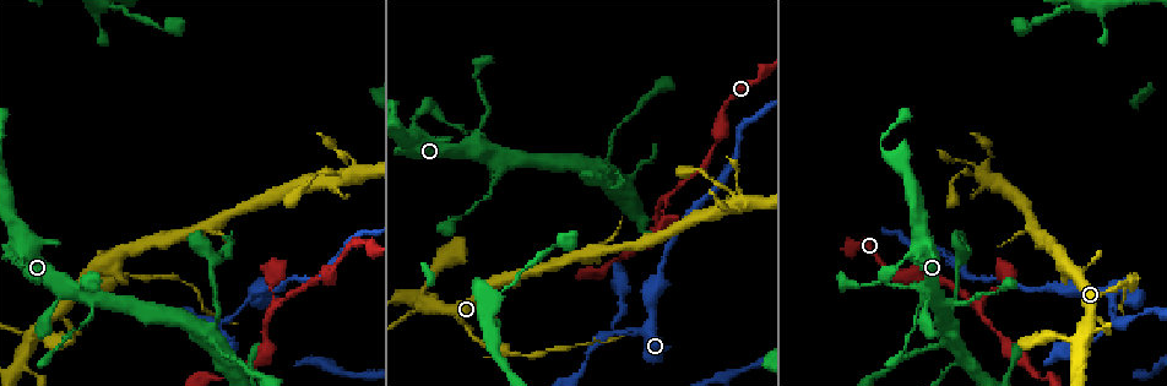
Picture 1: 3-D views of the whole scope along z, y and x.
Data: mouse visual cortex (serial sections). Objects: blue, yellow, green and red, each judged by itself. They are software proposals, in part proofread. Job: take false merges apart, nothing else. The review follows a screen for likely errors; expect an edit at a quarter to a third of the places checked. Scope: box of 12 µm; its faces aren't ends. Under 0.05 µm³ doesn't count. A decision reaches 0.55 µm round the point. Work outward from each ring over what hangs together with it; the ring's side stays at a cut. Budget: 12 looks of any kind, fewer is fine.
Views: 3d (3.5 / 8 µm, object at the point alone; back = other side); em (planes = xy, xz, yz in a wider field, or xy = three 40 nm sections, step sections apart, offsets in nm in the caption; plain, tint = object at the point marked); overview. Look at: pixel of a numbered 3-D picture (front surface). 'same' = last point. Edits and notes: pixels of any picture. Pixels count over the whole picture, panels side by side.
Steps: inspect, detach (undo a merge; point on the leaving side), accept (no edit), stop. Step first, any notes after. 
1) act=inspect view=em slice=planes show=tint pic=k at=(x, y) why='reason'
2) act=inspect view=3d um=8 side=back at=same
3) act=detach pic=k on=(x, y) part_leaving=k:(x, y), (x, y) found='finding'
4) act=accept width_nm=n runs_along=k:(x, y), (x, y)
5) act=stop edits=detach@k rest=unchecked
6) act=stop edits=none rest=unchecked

act=inspect view=3d um=3.5 pic=1 at=(26, 341) why='four-way junction'

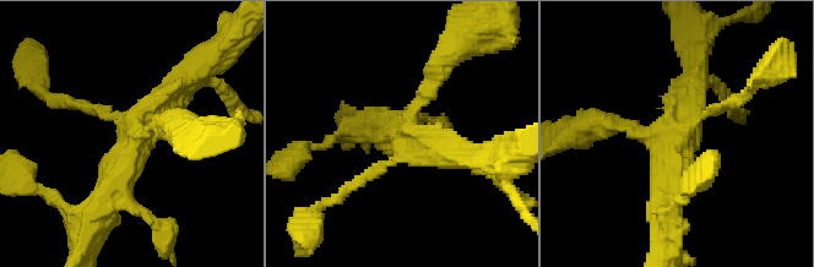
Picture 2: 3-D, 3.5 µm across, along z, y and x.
act=inspect view=em slice=xy step=2 show=tint pic=2 at=(676, 135) why='need the tissue'

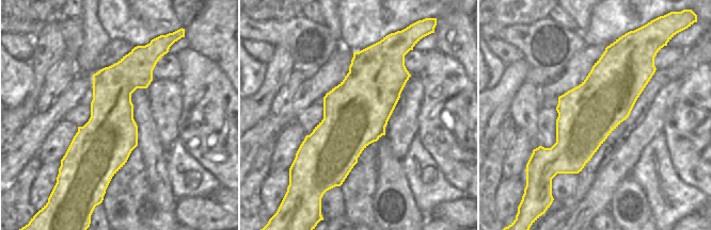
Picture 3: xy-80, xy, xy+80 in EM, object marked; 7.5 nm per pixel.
act=accept arm_widths_nm=150,150,350,350 found='all the same cell'

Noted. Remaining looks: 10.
act=inspect view=3d um=3.5 pic=1 at=(86, 320) why='narrows sharply'

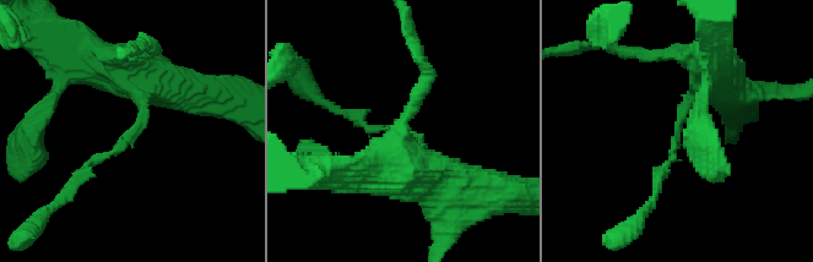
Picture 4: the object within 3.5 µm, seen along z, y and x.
act=inspect view=em slice=planes show=tint pic=4 at=(125, 141) arm_widths_nm=150,250

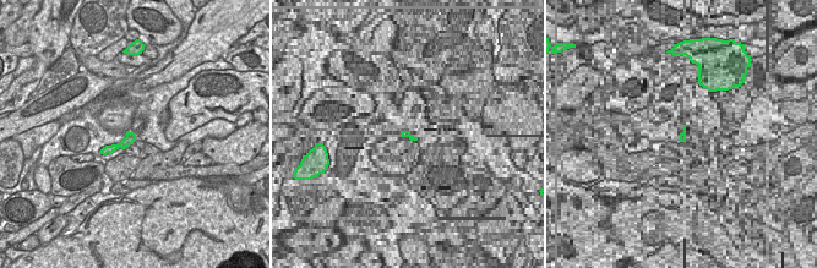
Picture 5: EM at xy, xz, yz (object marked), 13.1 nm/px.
act=accept width_nm=140 runs_along=5:(132, 136), (123, 145), (103, 151) found='all the same cell'

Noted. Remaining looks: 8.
act=inspect view=3d um=3.5 pic=1 at=(272, 307) why='thin neck'

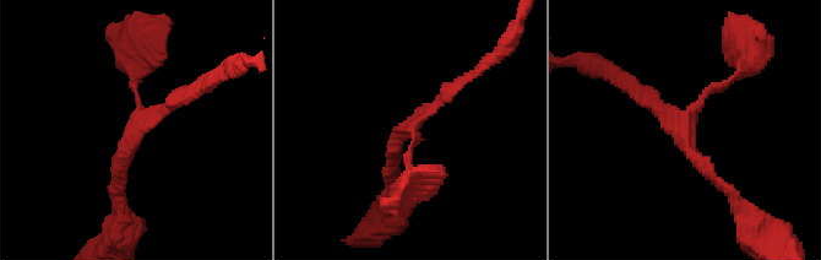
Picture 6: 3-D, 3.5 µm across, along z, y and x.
act=inspect view=em slice=xy step=5 show=tint pic=6 at=(415, 123) arms=3 arm_widths_nm=100,150,200

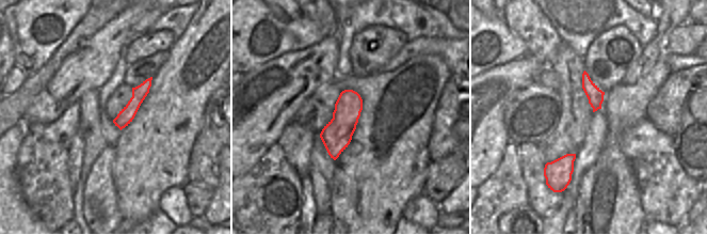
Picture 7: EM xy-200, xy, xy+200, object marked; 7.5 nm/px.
act=accept width_nm=220 runs_along=7:(148, 81), (130, 110), (117, 123) found='one cell here'

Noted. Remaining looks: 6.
act=inspect view=3d um=8 pic=1 at=(604, 168) why='small branch off a trunk'

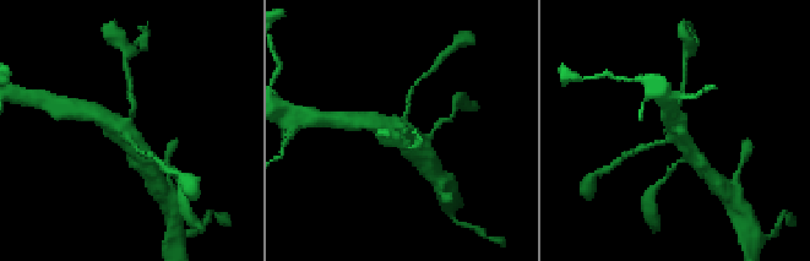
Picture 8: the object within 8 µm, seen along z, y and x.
act=inspect view=em slice=xy step=3 show=tint pic=8 at=(403, 126) arms=4 arm_widths_nm=150,150,450,500

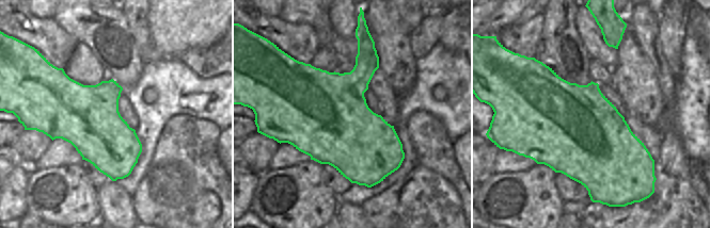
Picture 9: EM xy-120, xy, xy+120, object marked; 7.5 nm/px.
act=accept runs_along=8:(91, 113), (128, 134), (140, 153) found='continuous, no second cell'

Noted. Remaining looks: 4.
act=inspect view=3d um=3.5 pic=1 at=(221, 319) why='sharp bend'

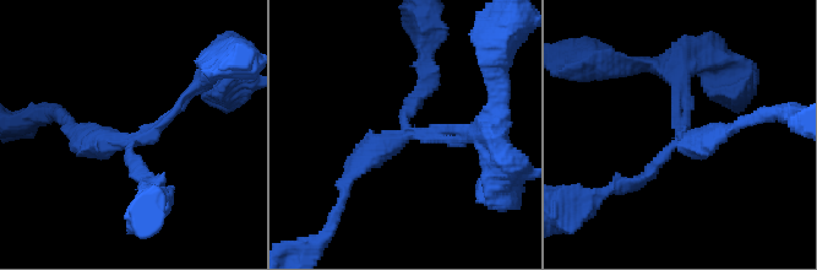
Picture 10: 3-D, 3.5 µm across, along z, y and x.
act=inspect view=em slice=planes show=tint pic=10 at=(136, 138)

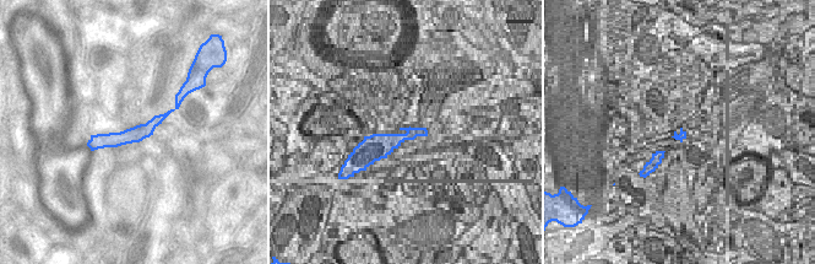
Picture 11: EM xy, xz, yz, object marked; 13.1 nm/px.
act=detach pic=10 on=(420, 88) arm_widths_nm=150,150,300 part_leaving=10:(403, 113), (426, 88), (430, 28) found='a second cell is stuck on'

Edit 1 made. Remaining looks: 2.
act=stop edits=detach@10 rest=unchecked

